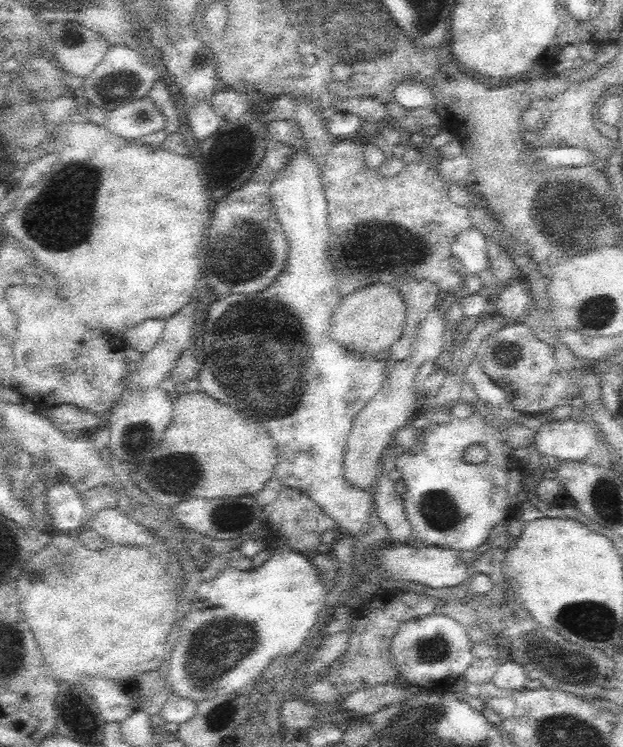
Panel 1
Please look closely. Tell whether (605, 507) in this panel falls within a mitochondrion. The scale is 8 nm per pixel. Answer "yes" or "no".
yes

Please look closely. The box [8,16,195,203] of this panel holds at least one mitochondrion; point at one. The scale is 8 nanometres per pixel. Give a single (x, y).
(121, 84)

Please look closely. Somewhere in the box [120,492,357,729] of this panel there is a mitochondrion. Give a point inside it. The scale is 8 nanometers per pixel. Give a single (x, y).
(228, 640)

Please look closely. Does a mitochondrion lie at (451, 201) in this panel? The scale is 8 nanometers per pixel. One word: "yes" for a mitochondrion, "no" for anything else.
no

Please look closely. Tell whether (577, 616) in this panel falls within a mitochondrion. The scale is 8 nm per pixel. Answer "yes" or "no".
yes

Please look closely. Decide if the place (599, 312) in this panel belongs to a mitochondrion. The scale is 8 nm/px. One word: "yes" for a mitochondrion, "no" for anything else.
yes

